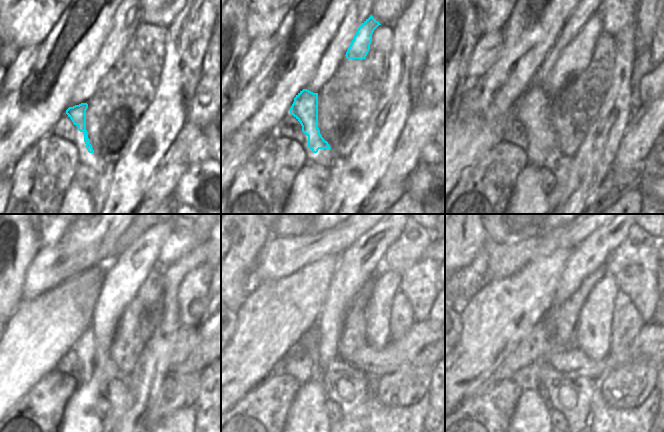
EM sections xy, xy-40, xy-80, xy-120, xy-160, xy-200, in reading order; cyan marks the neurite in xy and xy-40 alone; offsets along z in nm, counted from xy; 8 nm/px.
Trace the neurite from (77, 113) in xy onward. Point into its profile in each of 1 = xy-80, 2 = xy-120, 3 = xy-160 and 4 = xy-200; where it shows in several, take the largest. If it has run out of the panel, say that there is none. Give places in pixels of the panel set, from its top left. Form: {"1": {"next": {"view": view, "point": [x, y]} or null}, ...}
{"1": {"next": {"view": "xy-80", "point": [533, 108]}}, "2": {"next": {"view": "xy-120", "point": [125, 275]}}, "3": {"next": {"view": "xy-160", "point": [363, 259]}}, "4": {"next": {"view": "xy-200", "point": [593, 252]}}}

